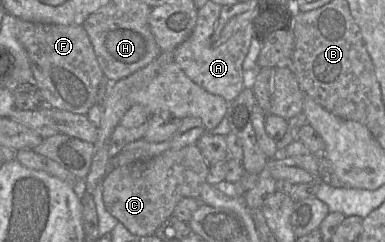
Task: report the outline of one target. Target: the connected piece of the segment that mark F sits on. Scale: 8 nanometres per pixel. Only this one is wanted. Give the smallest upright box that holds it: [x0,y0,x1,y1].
[16,18,107,115]

